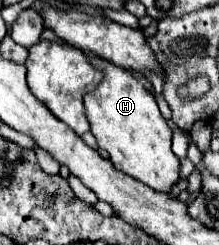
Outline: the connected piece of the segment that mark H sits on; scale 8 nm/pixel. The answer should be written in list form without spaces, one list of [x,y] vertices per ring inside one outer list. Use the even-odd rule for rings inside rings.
[[[95,53],[85,55],[89,63],[103,73],[103,81],[83,97],[91,133],[99,147],[109,153],[111,163],[119,171],[139,179],[155,191],[167,193],[179,179],[179,161],[171,151],[171,129],[161,115],[153,93],[127,69],[117,67]]]

